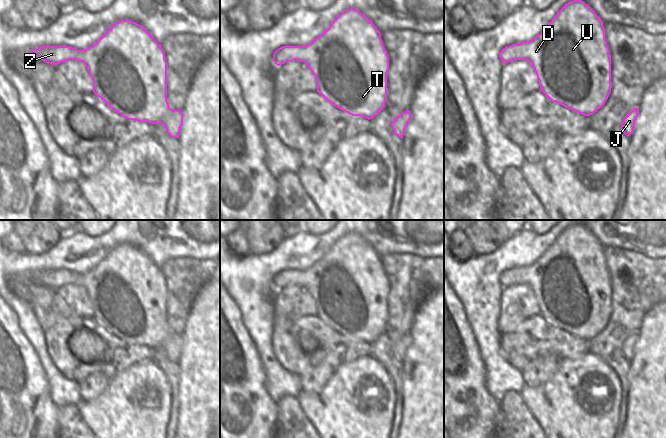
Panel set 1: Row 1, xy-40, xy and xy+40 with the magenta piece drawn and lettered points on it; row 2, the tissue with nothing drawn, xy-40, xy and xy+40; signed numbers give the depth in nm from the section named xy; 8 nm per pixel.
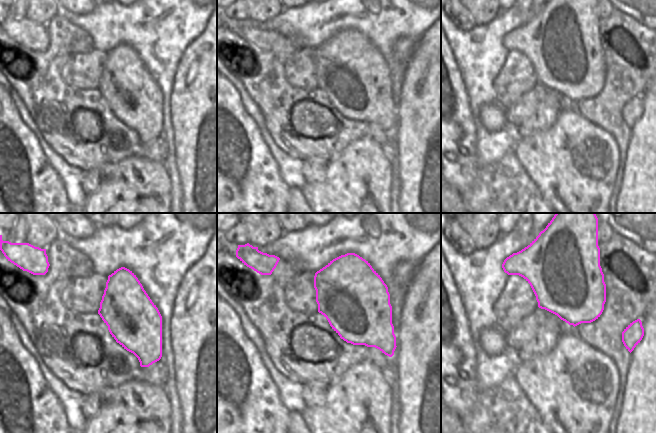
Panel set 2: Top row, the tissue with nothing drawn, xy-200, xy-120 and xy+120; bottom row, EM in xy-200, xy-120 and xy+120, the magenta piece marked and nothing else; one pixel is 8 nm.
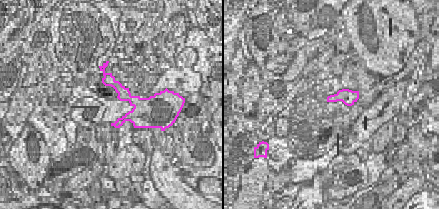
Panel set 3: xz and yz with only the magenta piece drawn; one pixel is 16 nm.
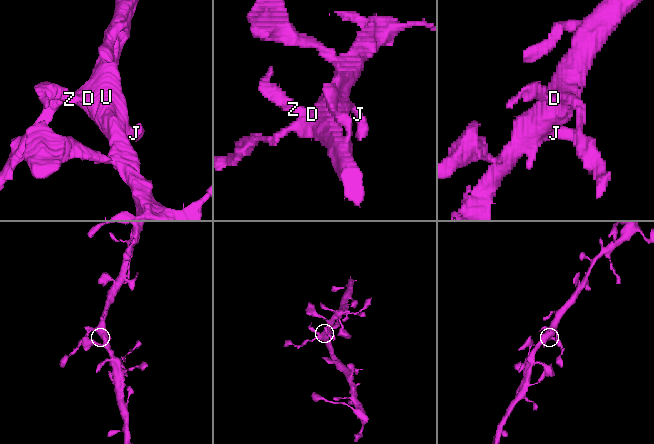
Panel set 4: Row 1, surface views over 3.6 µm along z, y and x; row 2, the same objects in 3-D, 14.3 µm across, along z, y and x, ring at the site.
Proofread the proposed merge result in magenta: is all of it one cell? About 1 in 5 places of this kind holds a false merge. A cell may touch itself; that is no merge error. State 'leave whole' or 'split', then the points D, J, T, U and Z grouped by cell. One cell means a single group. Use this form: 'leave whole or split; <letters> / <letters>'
leave whole; D J T U Z

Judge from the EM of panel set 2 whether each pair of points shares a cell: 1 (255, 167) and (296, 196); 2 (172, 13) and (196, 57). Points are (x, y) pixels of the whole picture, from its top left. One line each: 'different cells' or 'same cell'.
1: different cells
2: different cells

